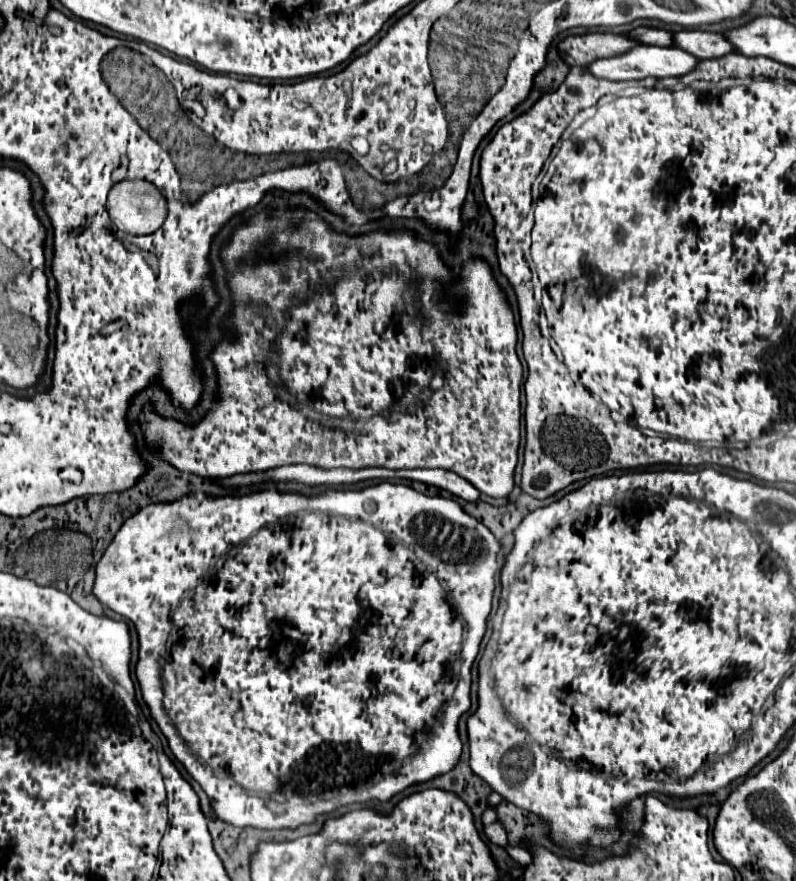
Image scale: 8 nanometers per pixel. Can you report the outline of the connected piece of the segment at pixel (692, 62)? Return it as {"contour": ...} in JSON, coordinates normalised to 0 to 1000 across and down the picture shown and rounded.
{"contour":[[[798,52],[795,57],[790,57],[788,61],[773,64],[773,66],[758,66],[747,73],[742,73],[737,79],[742,79],[742,84],[753,86],[753,89],[763,89],[763,91],[808,91],[813,86],[820,89],[835,89],[835,86],[861,86],[866,82],[871,82],[878,73],[878,66],[871,61],[863,61],[856,54],[830,54],[830,52]]]}

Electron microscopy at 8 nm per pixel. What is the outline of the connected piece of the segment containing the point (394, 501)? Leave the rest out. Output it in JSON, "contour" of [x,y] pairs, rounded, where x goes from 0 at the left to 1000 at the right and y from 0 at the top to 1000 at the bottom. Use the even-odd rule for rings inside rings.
{"contour":[[[491,547],[456,556],[421,558],[420,555],[413,555],[396,565],[386,565],[376,558],[351,558],[345,554],[278,565],[242,558],[225,565],[225,570],[190,572],[155,593],[142,615],[119,642],[122,654],[117,674],[124,683],[129,683],[129,688],[162,701],[170,708],[175,724],[170,767],[177,781],[177,790],[187,801],[190,815],[210,838],[220,860],[232,869],[235,879],[245,888],[250,885],[253,894],[263,904],[268,924],[278,933],[298,940],[315,938],[328,942],[371,942],[381,935],[393,935],[398,926],[416,924],[436,913],[486,910],[514,892],[539,888],[572,872],[579,858],[574,822],[577,815],[592,804],[592,756],[602,742],[602,731],[609,722],[612,701],[619,690],[627,624],[629,617],[619,604],[589,586],[572,568],[557,563],[534,563],[519,554]],[[207,729],[210,747],[202,765],[200,747],[207,738]],[[323,901],[335,901],[348,910],[333,910],[333,906]]]}

